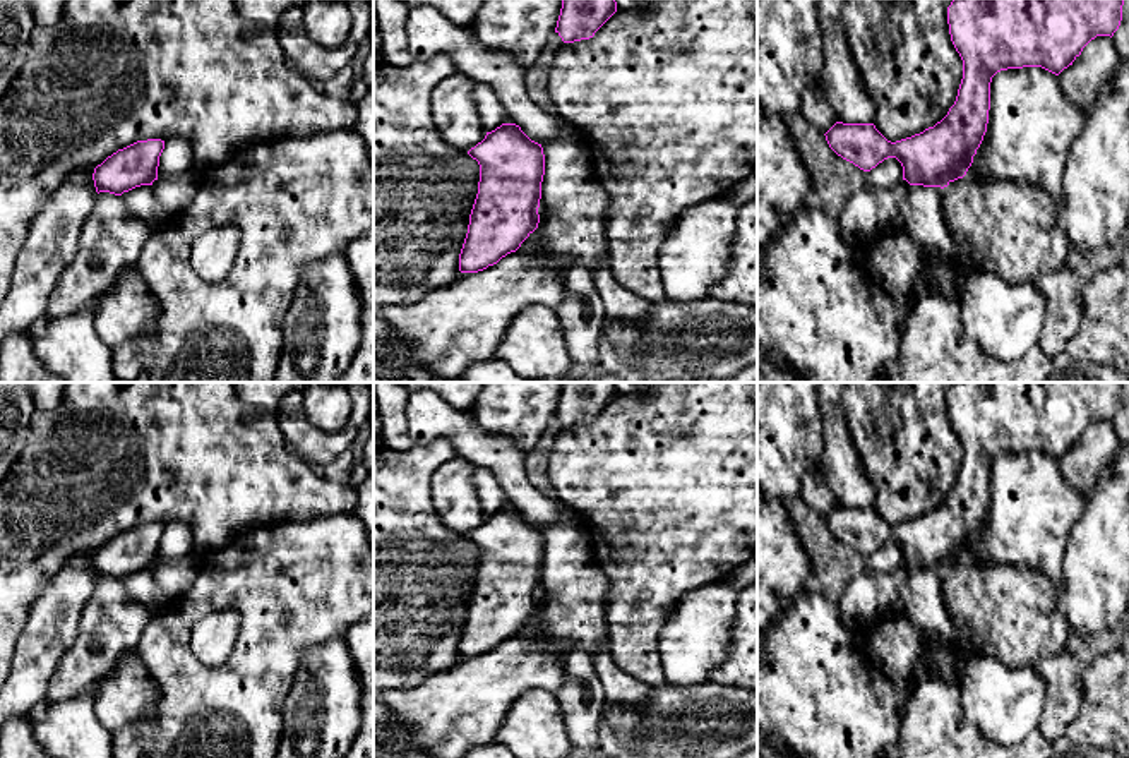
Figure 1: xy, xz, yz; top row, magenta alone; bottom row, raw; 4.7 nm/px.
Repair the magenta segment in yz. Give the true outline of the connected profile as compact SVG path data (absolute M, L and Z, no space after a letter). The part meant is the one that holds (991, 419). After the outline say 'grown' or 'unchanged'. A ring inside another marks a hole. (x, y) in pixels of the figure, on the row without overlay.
M954 382L951 389L947 391L947 408L949 408L949 418L951 425L959 437L963 444L963 463L958 473L958 480L954 489L949 492L947 499L937 506L934 511L925 513L920 518L915 518L911 521L891 526L887 525L874 508L843 508L836 506L824 520L829 528L829 532L841 540L843 544L853 547L863 556L870 556L879 547L882 547L887 542L896 542L903 550L903 564L906 564L910 569L923 569L923 571L947 571L951 566L963 562L968 556L968 552L973 547L973 540L977 538L977 533L980 532L983 520L987 516L989 508L989 494L990 494L990 466L992 461L1007 453L1023 453L1023 451L1042 451L1055 460L1059 460L1064 453L1072 449L1072 446L1081 439L1083 432L1095 424L1096 420L1114 420L1114 417L1119 413L1122 405L1122 389L1124 382Z | unchanged

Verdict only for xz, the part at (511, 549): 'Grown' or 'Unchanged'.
Unchanged

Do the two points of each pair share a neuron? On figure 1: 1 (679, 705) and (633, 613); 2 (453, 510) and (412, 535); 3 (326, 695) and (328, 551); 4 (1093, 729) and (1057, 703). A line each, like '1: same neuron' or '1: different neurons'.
1: different neurons
2: different neurons
3: different neurons
4: different neurons

